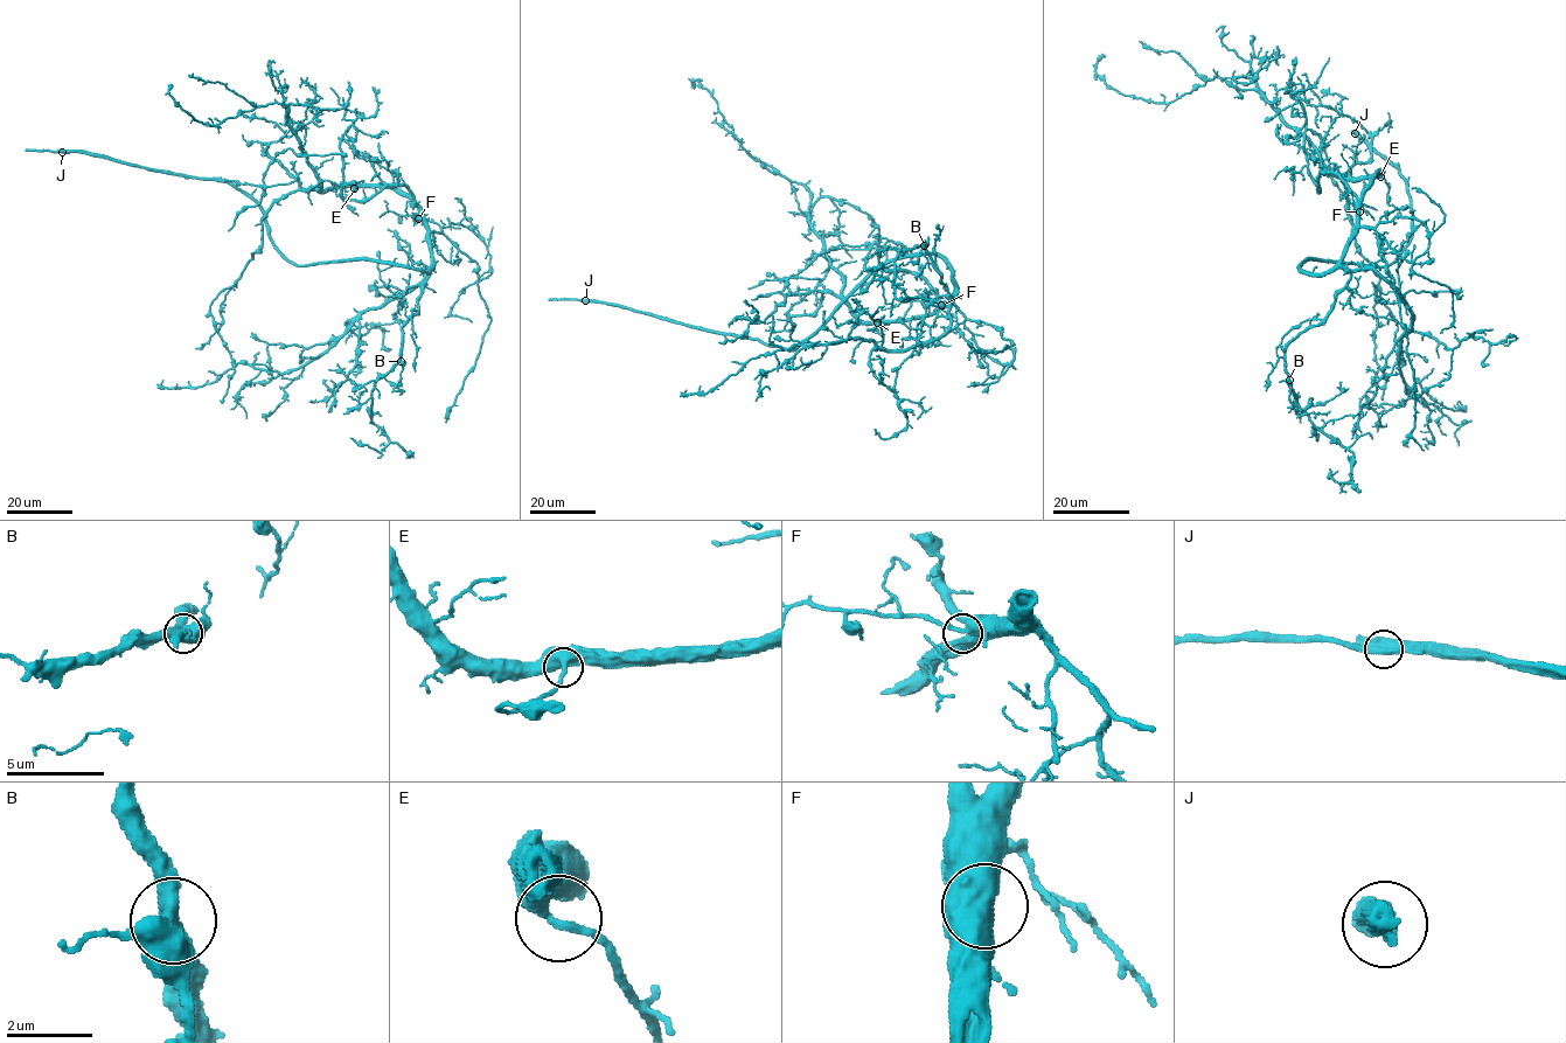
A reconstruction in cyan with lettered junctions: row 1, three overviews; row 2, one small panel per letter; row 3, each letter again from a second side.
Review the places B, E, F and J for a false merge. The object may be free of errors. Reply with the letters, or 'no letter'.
J

